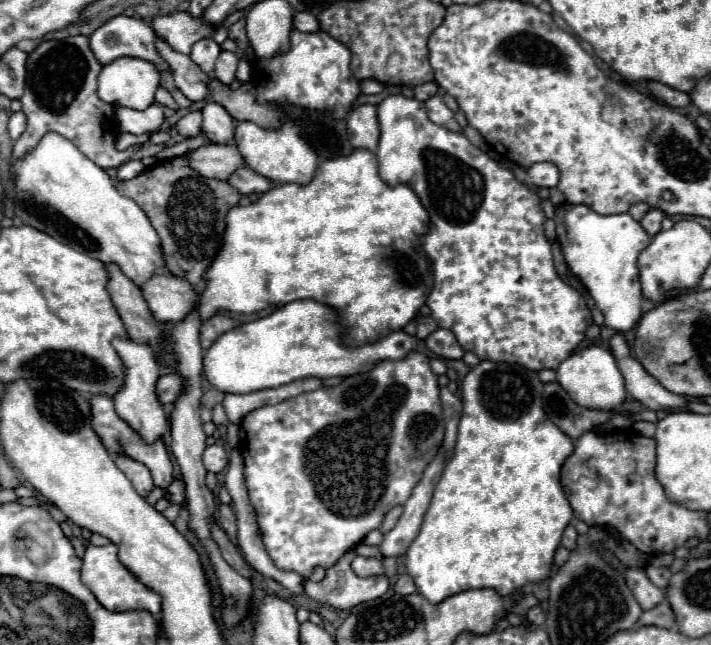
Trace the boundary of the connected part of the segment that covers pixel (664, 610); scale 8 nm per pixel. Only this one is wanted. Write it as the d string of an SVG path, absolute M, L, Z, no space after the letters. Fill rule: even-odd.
M660 602L656 608L646 610L638 620L638 628L642 628L642 626L674 628L674 616L672 616L672 610L668 608L668 602Z

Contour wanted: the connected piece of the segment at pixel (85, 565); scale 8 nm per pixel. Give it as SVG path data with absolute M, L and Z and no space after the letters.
M106 544L106 546L88 546L86 554L82 558L82 580L84 584L92 590L92 594L96 596L96 600L112 610L112 612L128 612L128 610L146 610L152 616L160 614L160 604L162 598L156 596L156 592L152 592L150 588L144 588L144 584L140 584L118 560L118 548L114 544Z

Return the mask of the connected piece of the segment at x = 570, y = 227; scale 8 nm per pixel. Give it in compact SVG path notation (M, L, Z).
M560 204L556 208L556 230L570 270L588 288L596 308L604 314L604 324L616 332L628 332L642 314L642 290L636 260L650 244L650 236L630 214L602 216L584 204Z

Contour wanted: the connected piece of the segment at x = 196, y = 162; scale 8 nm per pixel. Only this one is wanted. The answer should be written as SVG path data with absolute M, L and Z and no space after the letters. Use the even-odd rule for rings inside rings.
M234 144L200 146L198 150L186 152L186 162L198 174L216 180L226 180L236 168L244 166L244 160Z

